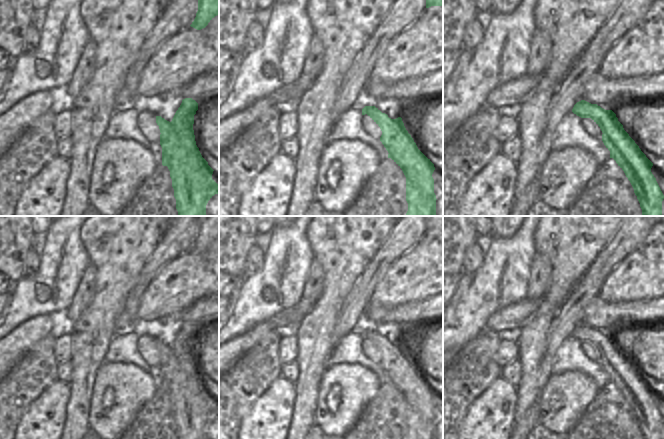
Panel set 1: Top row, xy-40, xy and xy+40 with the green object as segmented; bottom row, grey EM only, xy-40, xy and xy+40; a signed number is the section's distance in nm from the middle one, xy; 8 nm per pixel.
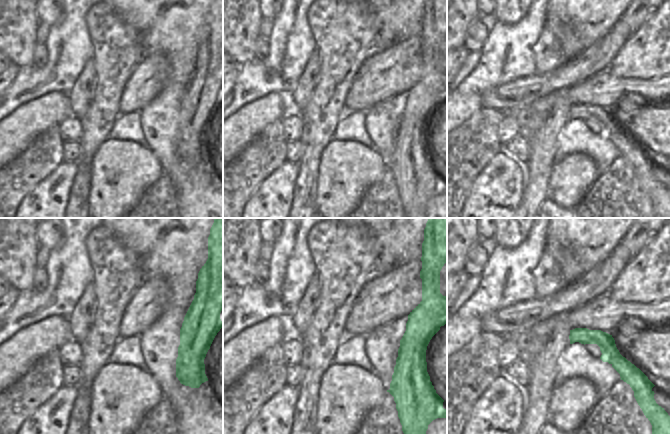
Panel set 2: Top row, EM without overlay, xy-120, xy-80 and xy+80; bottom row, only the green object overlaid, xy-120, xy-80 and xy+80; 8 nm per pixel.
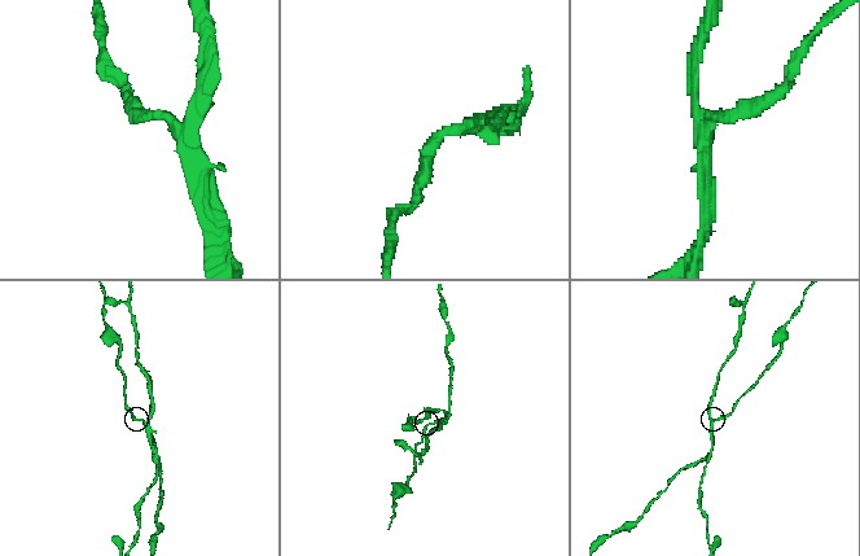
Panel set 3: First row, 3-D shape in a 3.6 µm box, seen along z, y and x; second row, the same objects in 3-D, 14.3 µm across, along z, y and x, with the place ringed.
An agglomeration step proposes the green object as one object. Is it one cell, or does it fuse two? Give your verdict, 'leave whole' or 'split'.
split

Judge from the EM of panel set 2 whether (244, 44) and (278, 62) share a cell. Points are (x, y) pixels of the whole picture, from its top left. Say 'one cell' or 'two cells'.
two cells

